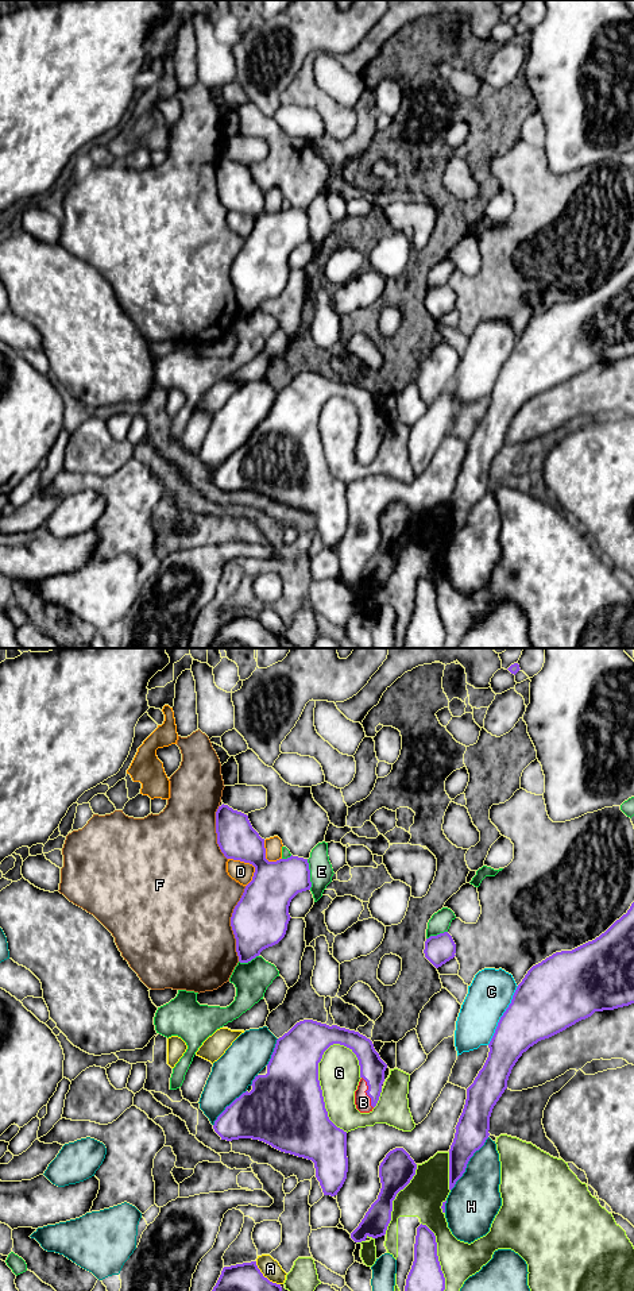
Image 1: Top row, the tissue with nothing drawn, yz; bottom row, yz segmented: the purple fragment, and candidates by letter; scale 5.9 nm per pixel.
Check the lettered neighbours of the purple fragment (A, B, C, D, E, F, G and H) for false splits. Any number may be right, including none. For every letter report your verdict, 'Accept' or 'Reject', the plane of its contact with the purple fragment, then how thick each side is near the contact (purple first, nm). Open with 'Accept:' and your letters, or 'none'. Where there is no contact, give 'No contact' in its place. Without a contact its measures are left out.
Accept: B
A: Reject. Touches purple in yz. Thickness 340 nm (purple) against 120 nm
B: Accept. Touches purple in yz. Thickness 150 nm (purple) against 100 nm
C: Reject. Touches purple in yz. Thickness 380 nm (purple) against 260 nm
D: Reject. Touches purple in yz. Thickness 280 nm (purple) against 120 nm
E: Reject. Touches purple in yz. Thickness 280 nm (purple) against 140 nm
F: Reject. Touches purple in yz. Thickness 340 nm (purple) against 500 nm
G: Reject. Touches purple in yz. Thickness 460 nm (purple) against 260 nm
H: Reject. Touches purple in yz. Thickness 190 nm (purple) against 300 nm

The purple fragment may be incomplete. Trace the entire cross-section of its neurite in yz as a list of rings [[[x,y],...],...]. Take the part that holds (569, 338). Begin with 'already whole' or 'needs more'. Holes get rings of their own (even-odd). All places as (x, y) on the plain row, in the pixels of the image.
already whole | [[[634,254],[604,285],[533,317],[518,336],[488,396],[488,409],[467,440],[449,501],[449,542],[490,485],[494,458],[513,419],[530,398],[595,363],[634,355]]]

